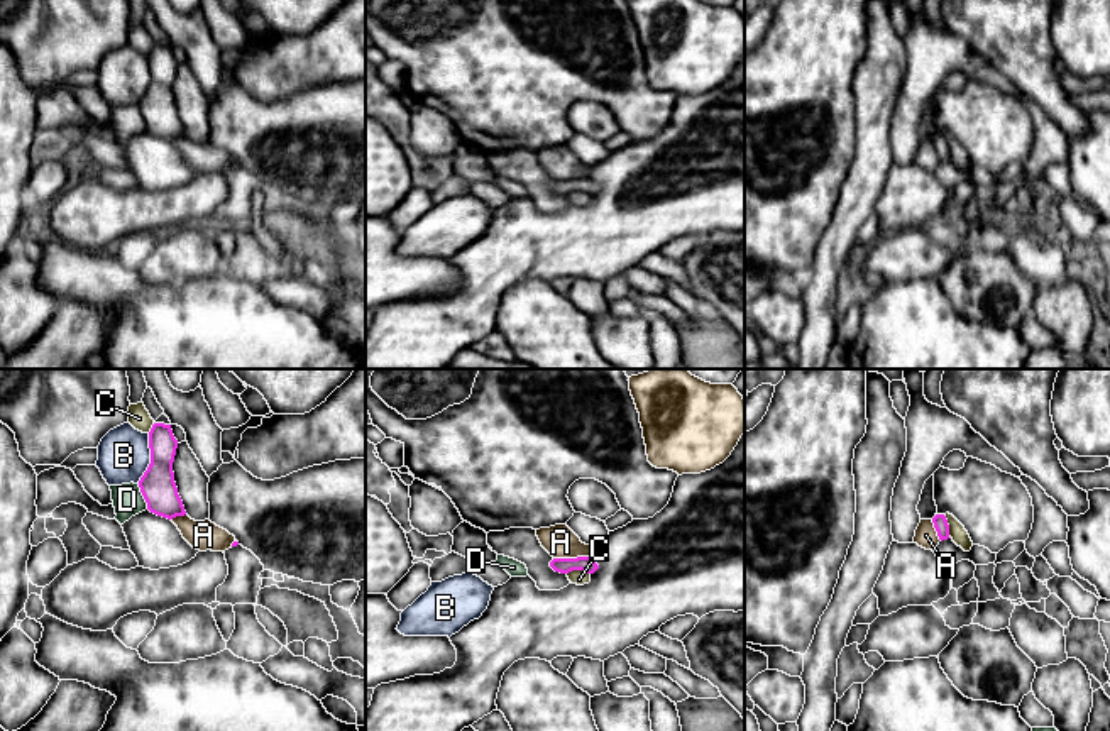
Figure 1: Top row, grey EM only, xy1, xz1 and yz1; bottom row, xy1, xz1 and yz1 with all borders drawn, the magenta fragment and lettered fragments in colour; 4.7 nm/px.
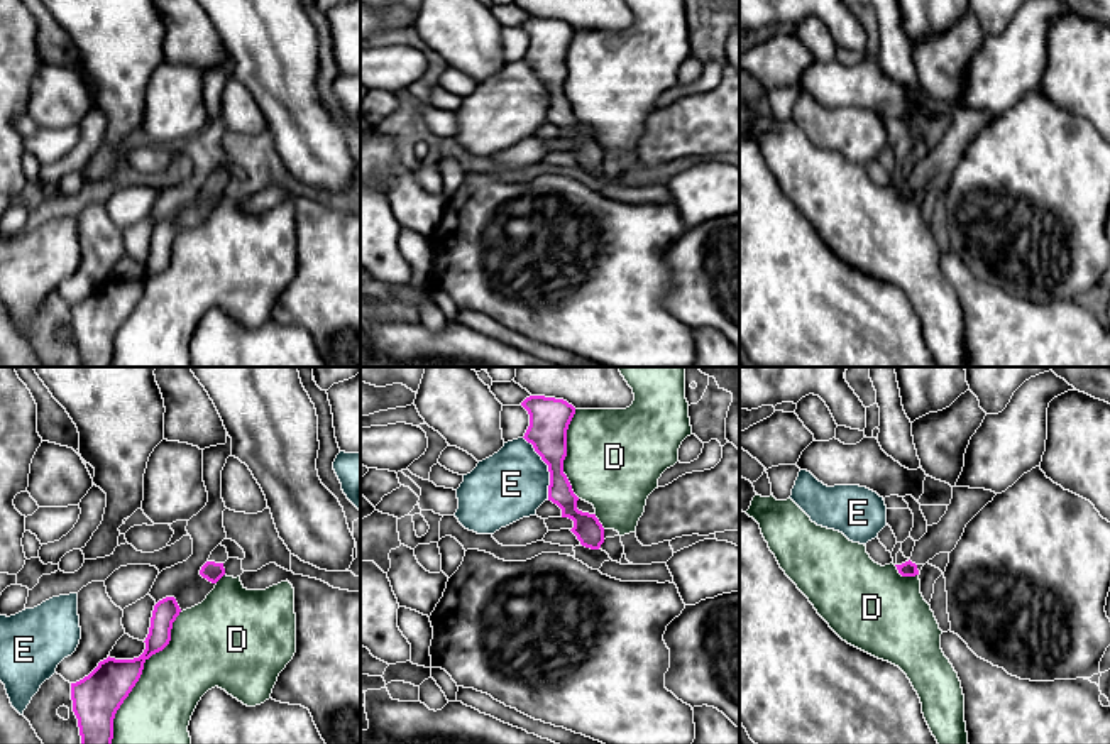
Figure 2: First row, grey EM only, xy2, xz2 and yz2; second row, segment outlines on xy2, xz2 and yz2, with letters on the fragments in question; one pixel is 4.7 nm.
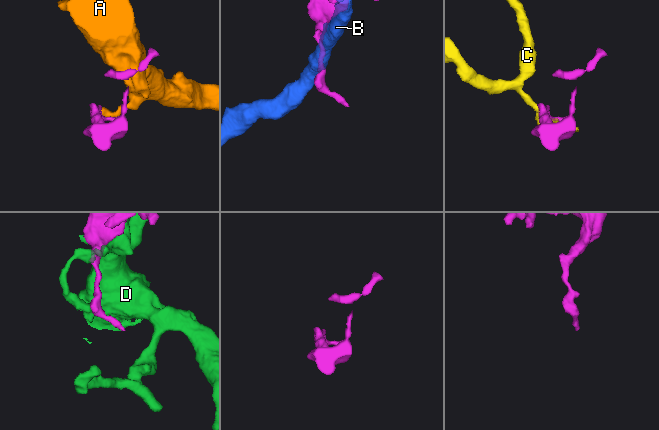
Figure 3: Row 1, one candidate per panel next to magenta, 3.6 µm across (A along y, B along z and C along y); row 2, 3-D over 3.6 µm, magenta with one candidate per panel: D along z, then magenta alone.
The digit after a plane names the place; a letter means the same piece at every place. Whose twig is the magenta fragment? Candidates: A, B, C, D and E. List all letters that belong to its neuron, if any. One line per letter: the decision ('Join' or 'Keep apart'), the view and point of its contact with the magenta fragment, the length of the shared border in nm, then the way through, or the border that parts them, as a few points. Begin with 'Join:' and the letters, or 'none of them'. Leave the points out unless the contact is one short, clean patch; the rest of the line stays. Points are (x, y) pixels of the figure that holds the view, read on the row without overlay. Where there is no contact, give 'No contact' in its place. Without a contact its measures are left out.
Join: none of them
A: Keep apart. Touches magenta at xz1 (571, 180). Shared border 180 nm. Boundary: xz1 (589, 176), (554, 180)
B: Keep apart. Touches magenta at xy1 (151, 80). Shared border 240 nm. Boundary: xy1 (149, 54), (149, 87), (137, 104)
C: Keep apart. Touches magenta at xz1 (577, 190). Shared border 110 nm
D: Keep apart. Touches magenta at xy2 (139, 298). Shared border 700 nm
E: Keep apart. Touches magenta at xz2 (549, 90). Shared border 320 nm

